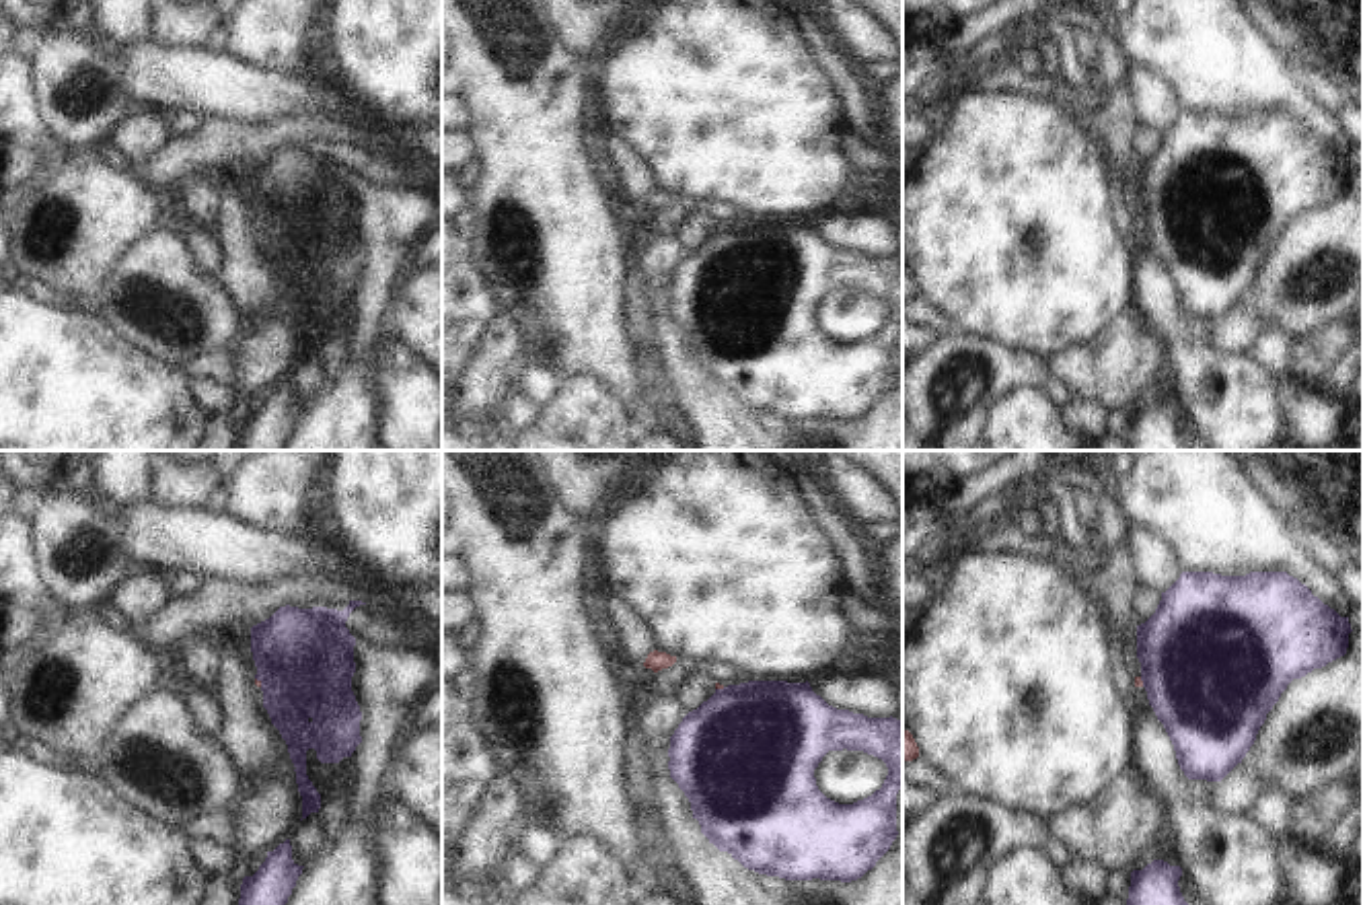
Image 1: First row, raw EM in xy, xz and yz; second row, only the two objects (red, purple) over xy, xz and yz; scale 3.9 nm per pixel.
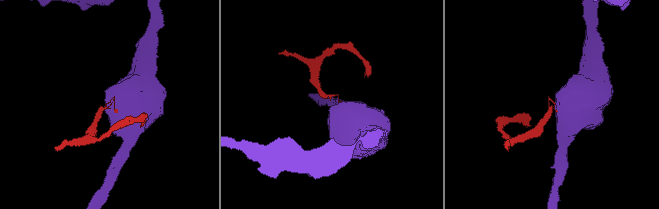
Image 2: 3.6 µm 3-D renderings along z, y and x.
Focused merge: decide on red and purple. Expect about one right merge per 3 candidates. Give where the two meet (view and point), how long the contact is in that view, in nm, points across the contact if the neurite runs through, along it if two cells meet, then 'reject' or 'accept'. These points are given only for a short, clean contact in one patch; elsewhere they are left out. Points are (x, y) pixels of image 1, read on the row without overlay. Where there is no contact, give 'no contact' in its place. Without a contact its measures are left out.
contact xy (258, 221); length 50 nm; border xy (255, 216), (262, 225); reject

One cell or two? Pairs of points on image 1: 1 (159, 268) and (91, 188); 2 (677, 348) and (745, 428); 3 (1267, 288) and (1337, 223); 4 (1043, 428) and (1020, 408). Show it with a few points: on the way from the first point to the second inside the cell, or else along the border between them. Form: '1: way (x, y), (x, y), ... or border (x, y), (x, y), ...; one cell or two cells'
1: border (157, 225), (142, 233), (103, 274); two cells
2: way (683, 371), (722, 414); one cell
3: way (1283, 276), (1320, 239); one cell
4: way (1037, 424), (1026, 414); one cell

